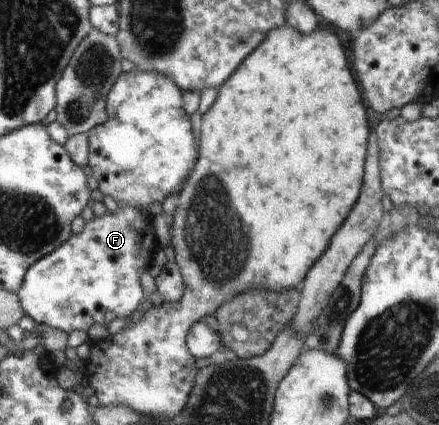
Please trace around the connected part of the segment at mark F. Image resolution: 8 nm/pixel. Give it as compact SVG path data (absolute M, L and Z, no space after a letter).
M121 202L118 203L118 212L113 214L110 211L104 217L95 217L93 221L85 224L82 232L77 235L69 237L60 248L55 249L54 252L50 252L48 256L41 257L36 263L32 265L25 273L24 283L18 288L18 297L24 306L27 315L30 315L35 322L40 324L50 325L54 329L62 329L66 333L71 333L75 329L88 331L89 327L94 324L108 324L116 317L126 317L130 319L130 315L140 307L138 303L142 301L142 287L140 287L140 273L143 272L144 267L146 267L146 257L150 257L150 253L155 252L159 249L157 245L157 237L154 235L154 224L152 215L146 213L144 209L133 208L132 206L126 206Z

